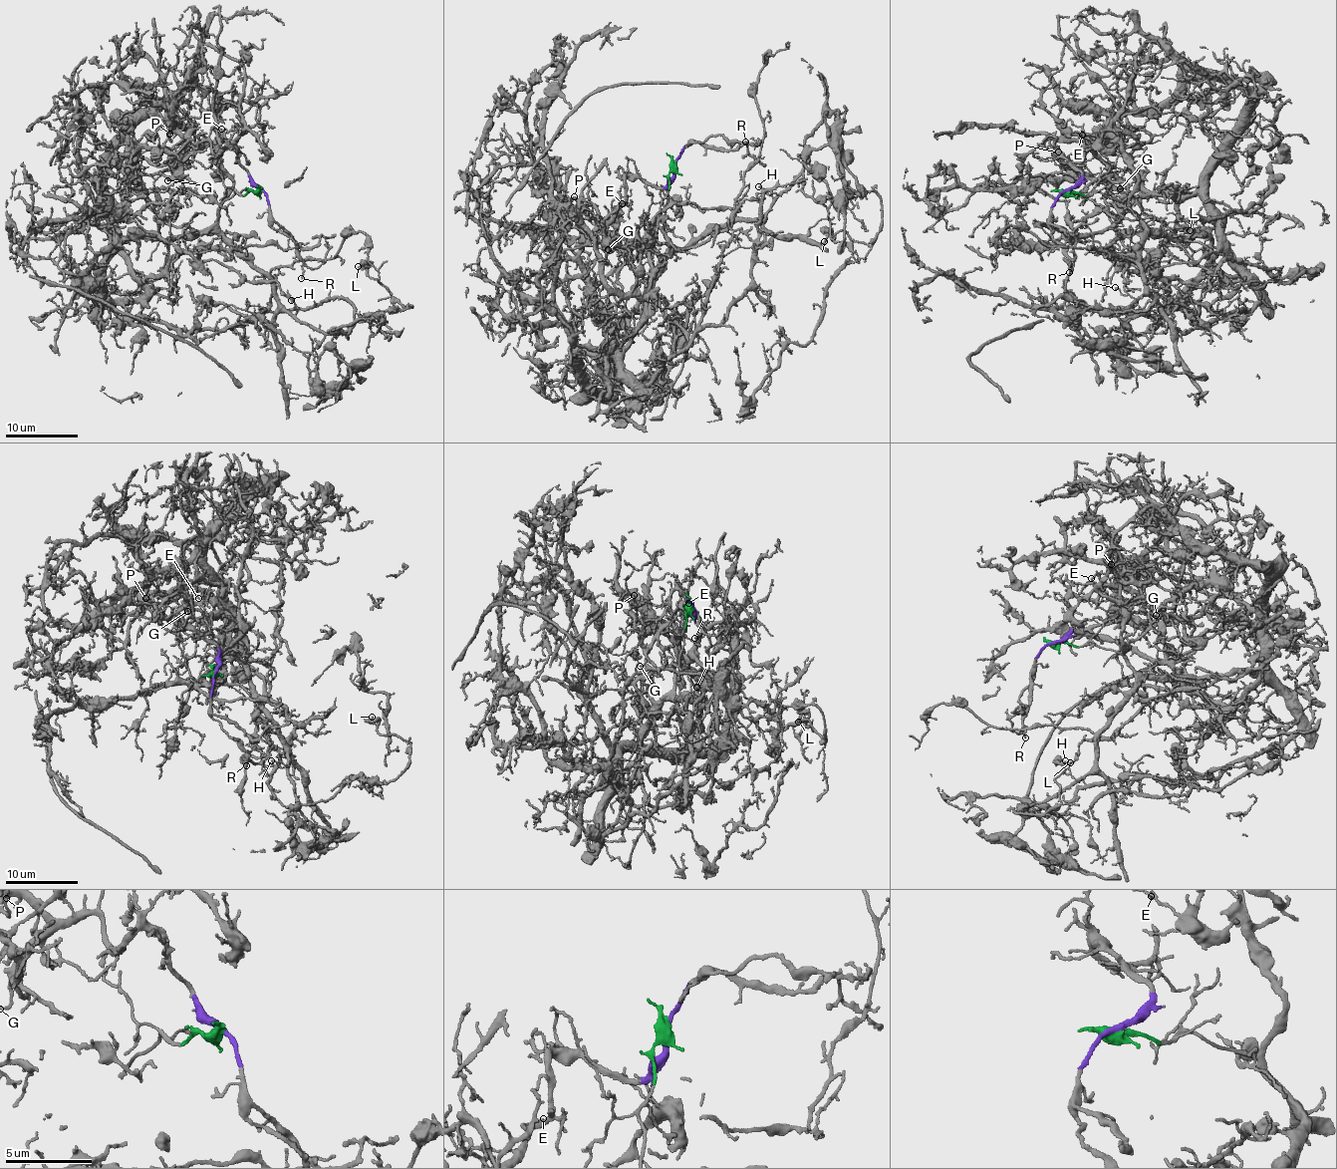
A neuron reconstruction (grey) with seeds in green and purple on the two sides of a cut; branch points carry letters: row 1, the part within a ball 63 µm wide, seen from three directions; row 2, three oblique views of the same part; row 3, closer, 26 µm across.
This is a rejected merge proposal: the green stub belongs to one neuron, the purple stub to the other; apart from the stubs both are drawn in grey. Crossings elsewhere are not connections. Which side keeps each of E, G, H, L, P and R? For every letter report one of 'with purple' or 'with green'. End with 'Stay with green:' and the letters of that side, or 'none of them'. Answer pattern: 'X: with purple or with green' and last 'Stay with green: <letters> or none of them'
E: with purple
G: with purple
H: with green
L: with green
P: with purple
R: with purple
Stay with green: H, L

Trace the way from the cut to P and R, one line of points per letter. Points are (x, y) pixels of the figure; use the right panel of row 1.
P: (1066, 190), (1081, 175), (1057, 156), (1078, 163), (1086, 147), (1094, 148), (1107, 173), (1082, 179), (1058, 151)
R: (1066, 190), (1051, 208), (1050, 226), (1054, 230), (1052, 240), (1068, 256), (1070, 273)

